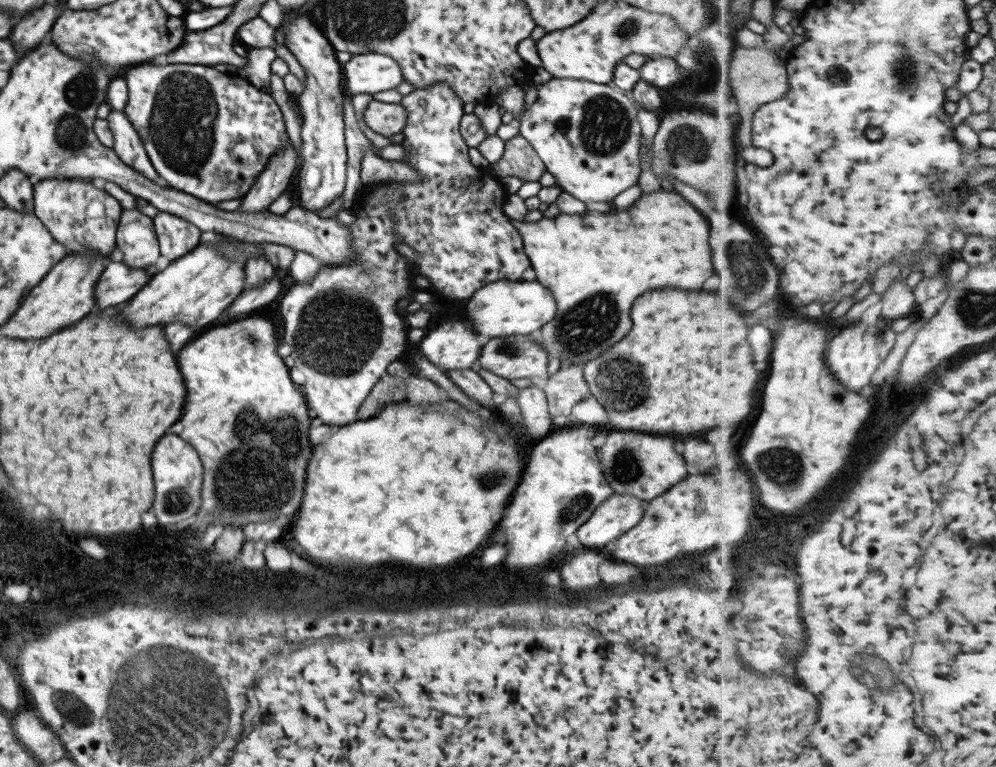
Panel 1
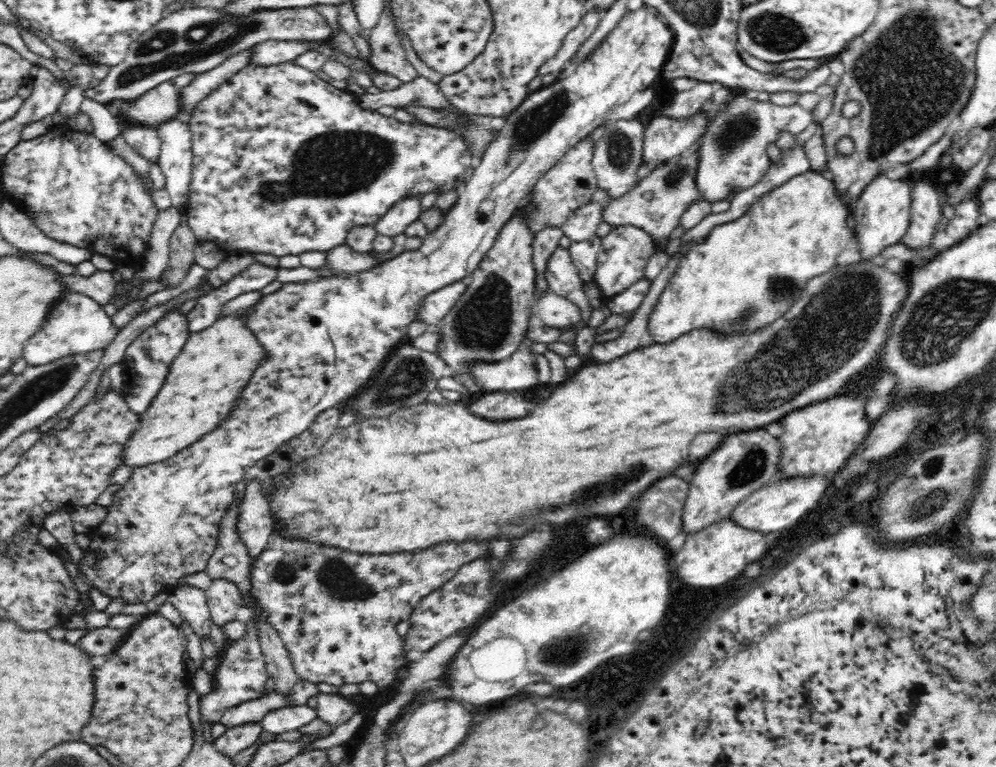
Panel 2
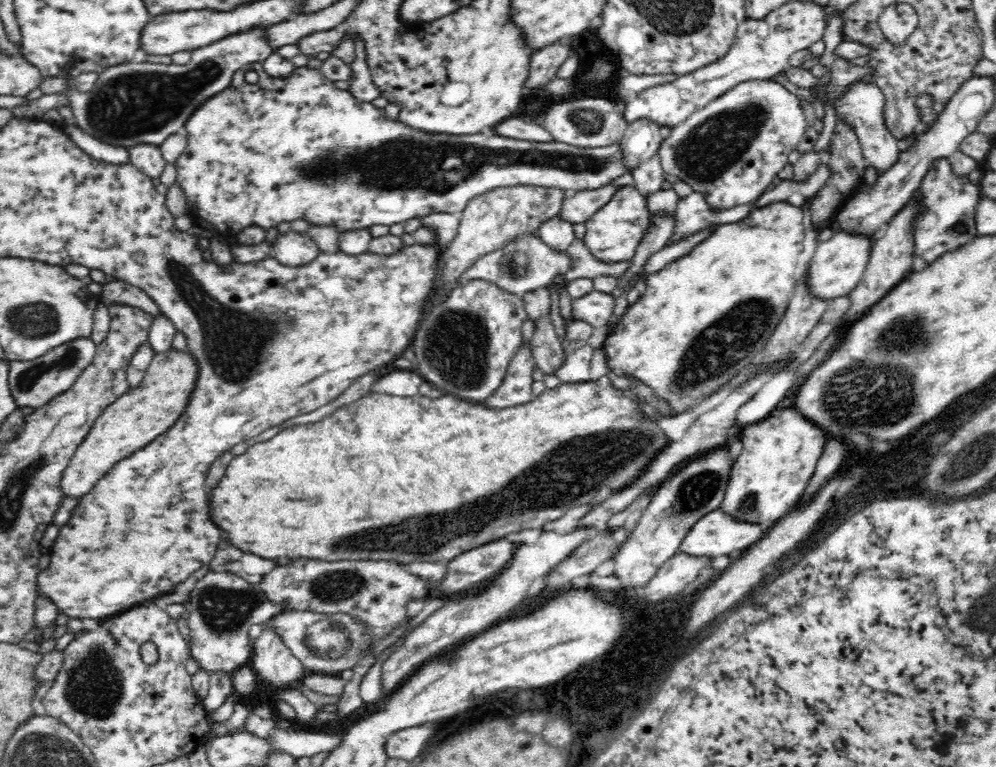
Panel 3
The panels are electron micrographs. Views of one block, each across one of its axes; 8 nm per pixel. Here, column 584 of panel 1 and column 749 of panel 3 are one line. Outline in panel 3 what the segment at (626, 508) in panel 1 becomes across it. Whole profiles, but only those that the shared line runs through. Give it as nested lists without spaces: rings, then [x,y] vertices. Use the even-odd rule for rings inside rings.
[[[720,508],[702,517],[688,532],[680,545],[679,552],[687,552],[692,556],[710,556],[712,559],[722,554],[731,552],[743,552],[754,543],[757,543],[768,531],[770,525],[757,524],[747,520],[738,520],[735,516],[730,516]]]

